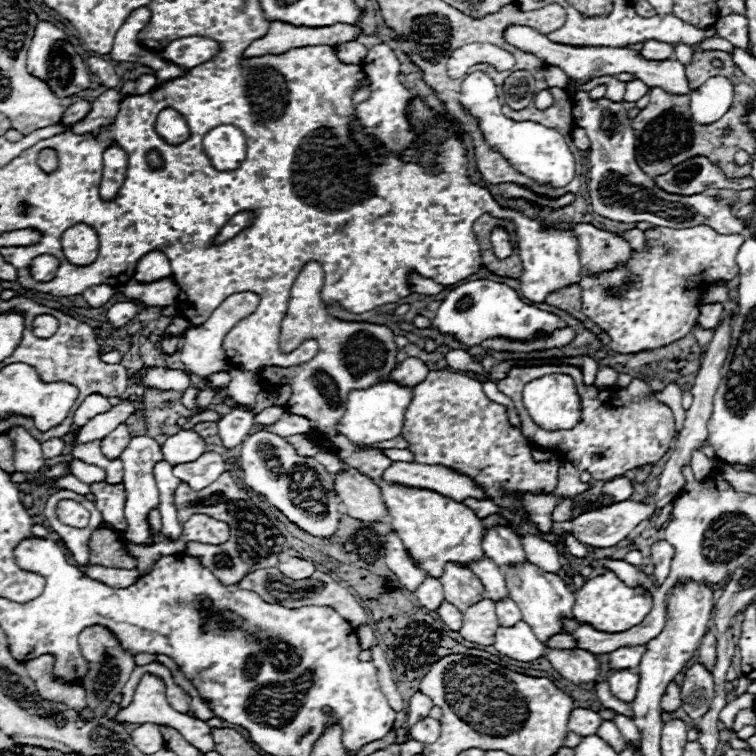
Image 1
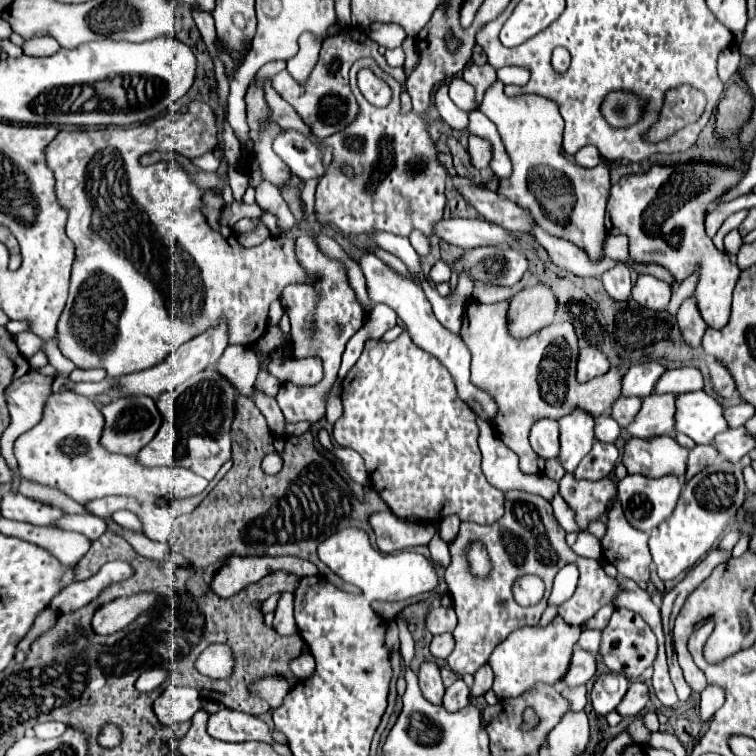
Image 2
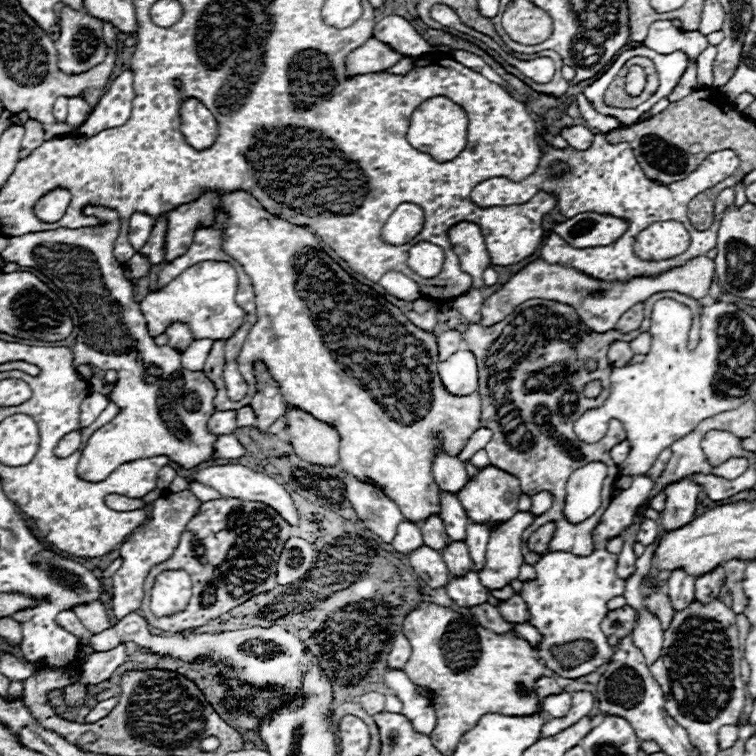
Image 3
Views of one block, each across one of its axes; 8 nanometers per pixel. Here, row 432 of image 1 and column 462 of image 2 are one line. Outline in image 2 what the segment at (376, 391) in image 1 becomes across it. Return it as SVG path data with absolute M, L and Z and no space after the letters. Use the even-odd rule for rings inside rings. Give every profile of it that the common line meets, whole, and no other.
M366 254L360 258L360 268L364 272L366 278L366 286L368 286L368 296L374 304L382 302L388 304L406 324L412 340L416 342L416 346L428 350L432 356L436 356L452 374L452 378L456 380L456 388L458 388L458 396L468 402L472 406L472 410L478 416L484 416L484 420L490 420L494 424L494 416L496 416L496 404L492 404L492 398L486 392L480 392L480 388L476 388L470 382L470 352L466 348L466 344L462 342L462 338L458 334L448 332L434 316L432 306L422 290L422 286L408 276L400 276L396 270L392 270L388 264L384 264L378 256L374 254Z

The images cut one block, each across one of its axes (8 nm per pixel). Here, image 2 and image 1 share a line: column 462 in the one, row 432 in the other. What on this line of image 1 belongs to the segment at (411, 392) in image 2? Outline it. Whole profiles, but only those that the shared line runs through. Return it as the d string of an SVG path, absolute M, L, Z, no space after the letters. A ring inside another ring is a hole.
M430 370L426 380L422 380L412 392L412 404L406 410L406 422L402 428L402 436L410 442L410 450L414 452L416 462L444 464L452 470L458 470L458 472L470 476L480 486L484 486L490 496L494 496L492 500L498 506L504 506L520 516L522 516L522 510L518 508L518 504L512 498L500 496L500 490L528 490L528 492L550 494L558 484L560 462L556 458L552 458L548 462L536 462L532 458L532 452L530 452L520 428L510 424L506 406L490 400L482 390L482 382L468 378L464 374L454 374L448 370Z

